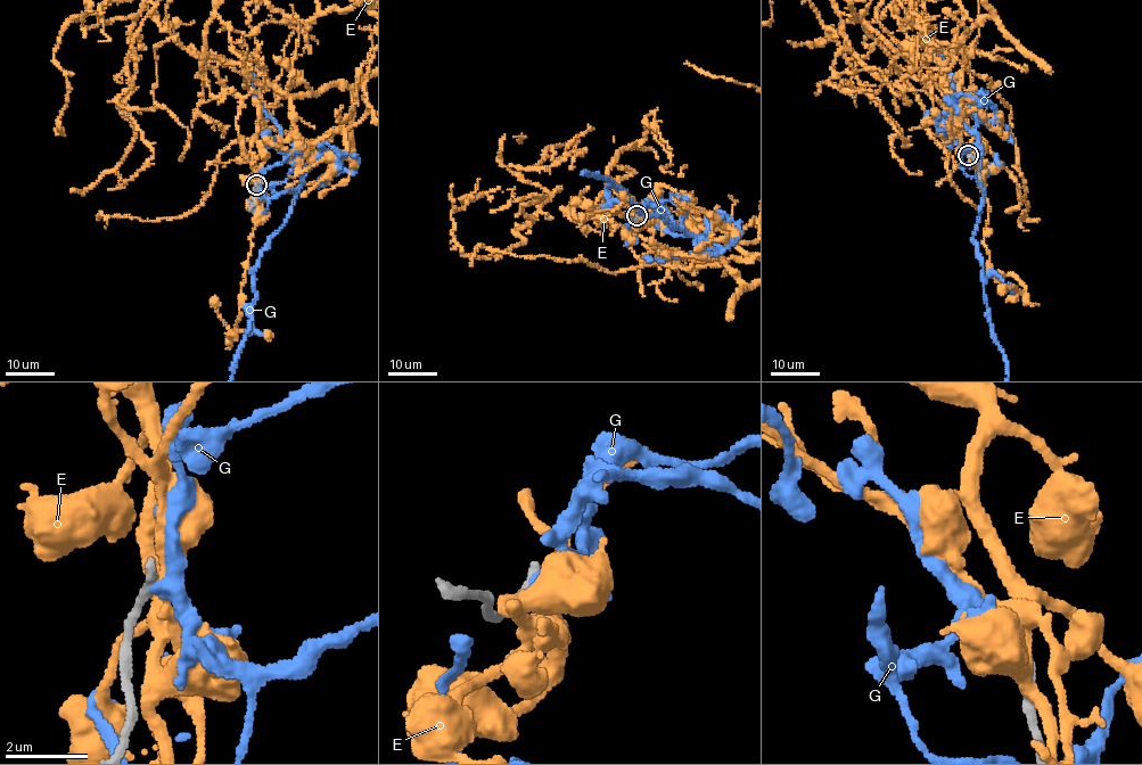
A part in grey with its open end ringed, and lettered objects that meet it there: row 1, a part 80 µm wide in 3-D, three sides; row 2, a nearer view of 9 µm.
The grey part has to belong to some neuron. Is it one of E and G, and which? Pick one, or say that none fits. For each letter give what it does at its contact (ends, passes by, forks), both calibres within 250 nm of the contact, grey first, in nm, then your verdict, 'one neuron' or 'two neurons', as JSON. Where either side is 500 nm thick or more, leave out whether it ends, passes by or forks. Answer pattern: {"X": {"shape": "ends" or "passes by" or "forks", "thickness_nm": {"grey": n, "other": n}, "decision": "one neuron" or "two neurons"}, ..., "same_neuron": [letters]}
{"E": {"shape": "passes by", "thickness_nm": {"grey": 260, "other": 320}, "decision": "two neurons"}, "G": {"shape": "passes by", "thickness_nm": {"grey": 280, "other": 400}, "decision": "two neurons"}, "same_neuron": []}

